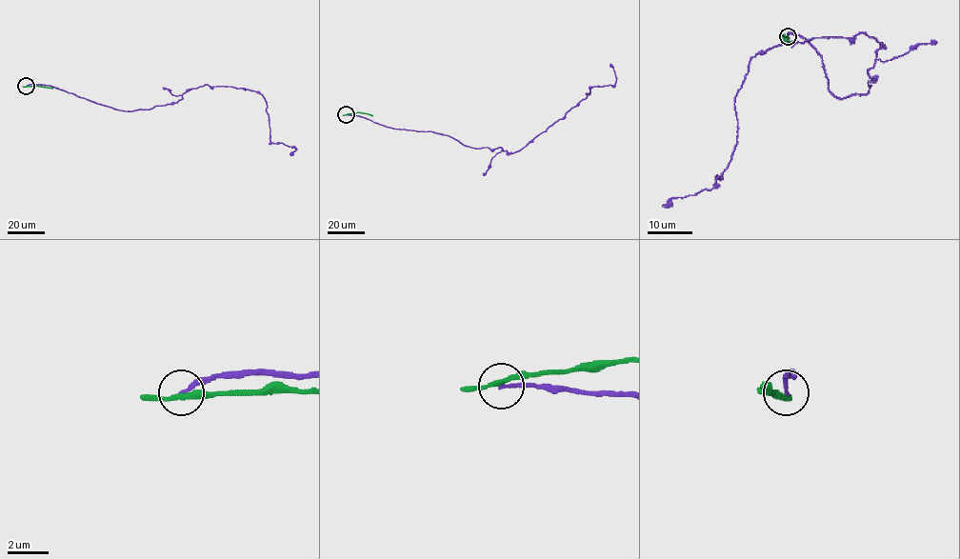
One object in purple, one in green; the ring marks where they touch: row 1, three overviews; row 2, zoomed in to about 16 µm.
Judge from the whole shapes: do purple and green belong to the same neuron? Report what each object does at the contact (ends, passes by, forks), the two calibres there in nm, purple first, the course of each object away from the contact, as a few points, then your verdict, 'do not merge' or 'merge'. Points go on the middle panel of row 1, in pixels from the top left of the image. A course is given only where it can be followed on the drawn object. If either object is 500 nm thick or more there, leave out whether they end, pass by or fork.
purple ends | green passes by | 180/240 nm | purple via (346, 115), (447, 135), (474, 149), (514, 152), (562, 118), (590, 89), (613, 85), (610, 64) | green via (346, 114), (361, 112), (372, 116) | do not merge

